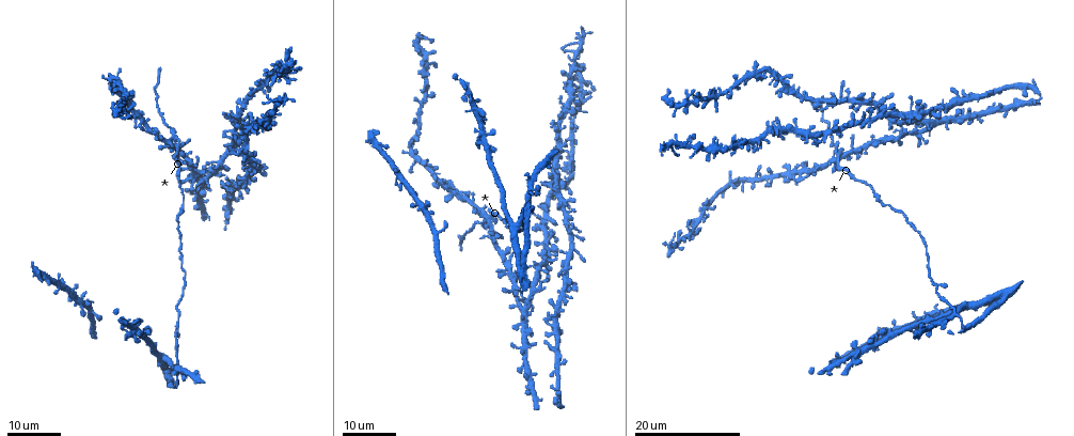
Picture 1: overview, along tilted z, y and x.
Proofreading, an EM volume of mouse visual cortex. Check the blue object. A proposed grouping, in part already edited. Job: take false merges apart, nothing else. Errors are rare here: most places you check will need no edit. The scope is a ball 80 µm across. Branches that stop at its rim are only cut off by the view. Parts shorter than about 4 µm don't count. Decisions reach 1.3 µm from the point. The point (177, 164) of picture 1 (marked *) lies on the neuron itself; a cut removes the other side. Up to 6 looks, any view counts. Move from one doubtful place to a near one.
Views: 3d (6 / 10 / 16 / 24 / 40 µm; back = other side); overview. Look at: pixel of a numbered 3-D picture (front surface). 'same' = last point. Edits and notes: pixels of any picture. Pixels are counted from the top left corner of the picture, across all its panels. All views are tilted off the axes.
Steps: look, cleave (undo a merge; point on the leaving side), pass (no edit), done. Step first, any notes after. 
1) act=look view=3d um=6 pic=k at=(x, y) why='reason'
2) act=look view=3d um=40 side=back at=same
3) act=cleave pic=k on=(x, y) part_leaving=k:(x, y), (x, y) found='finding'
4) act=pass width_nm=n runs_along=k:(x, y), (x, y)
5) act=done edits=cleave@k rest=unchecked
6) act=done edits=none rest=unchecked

act=look view=3d um=16 pic=1 at=(555, 183)

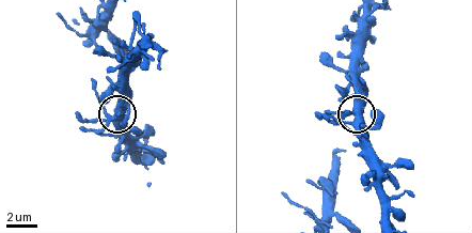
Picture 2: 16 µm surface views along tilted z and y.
act=look view=3d um=6 pic=2 at=(112, 117) why='zoom in'

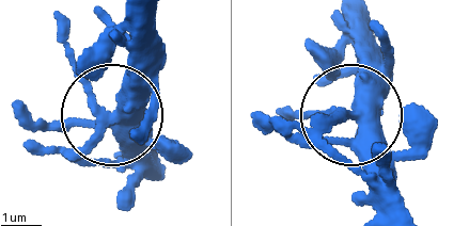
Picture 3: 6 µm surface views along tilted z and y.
act=pass found='continuous, no second neuron'

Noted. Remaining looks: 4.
act=look view=3d um=16 pic=1 at=(956, 308) why='sudden change in width'

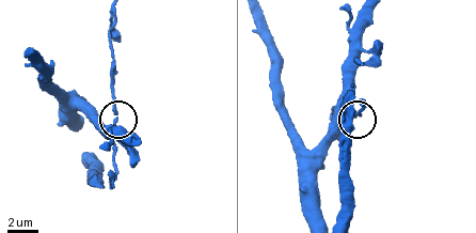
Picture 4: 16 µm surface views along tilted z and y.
act=look view=3d um=10 pic=4 at=(113, 120)

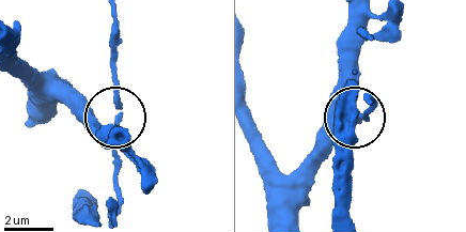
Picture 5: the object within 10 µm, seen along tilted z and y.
act=pass arms=3 found='one neuron here'

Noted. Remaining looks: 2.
act=look view=3d um=16 pic=1 at=(830, 160) why='four or more arms meet'

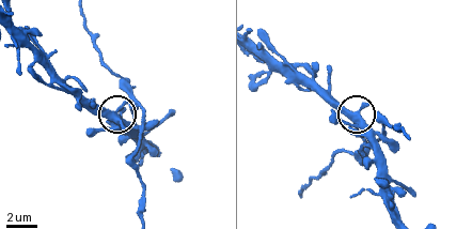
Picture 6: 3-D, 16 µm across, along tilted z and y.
act=look view=3d um=10 pic=6 at=(115, 112)

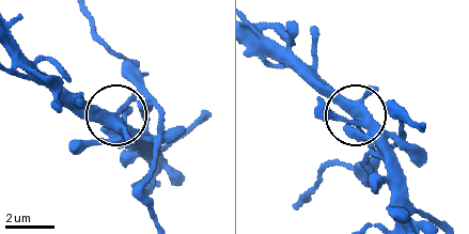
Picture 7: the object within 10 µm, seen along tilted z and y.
act=pass width_nm=320 found='all the same neuron'

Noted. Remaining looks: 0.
act=done edits=none rest=unchecked

